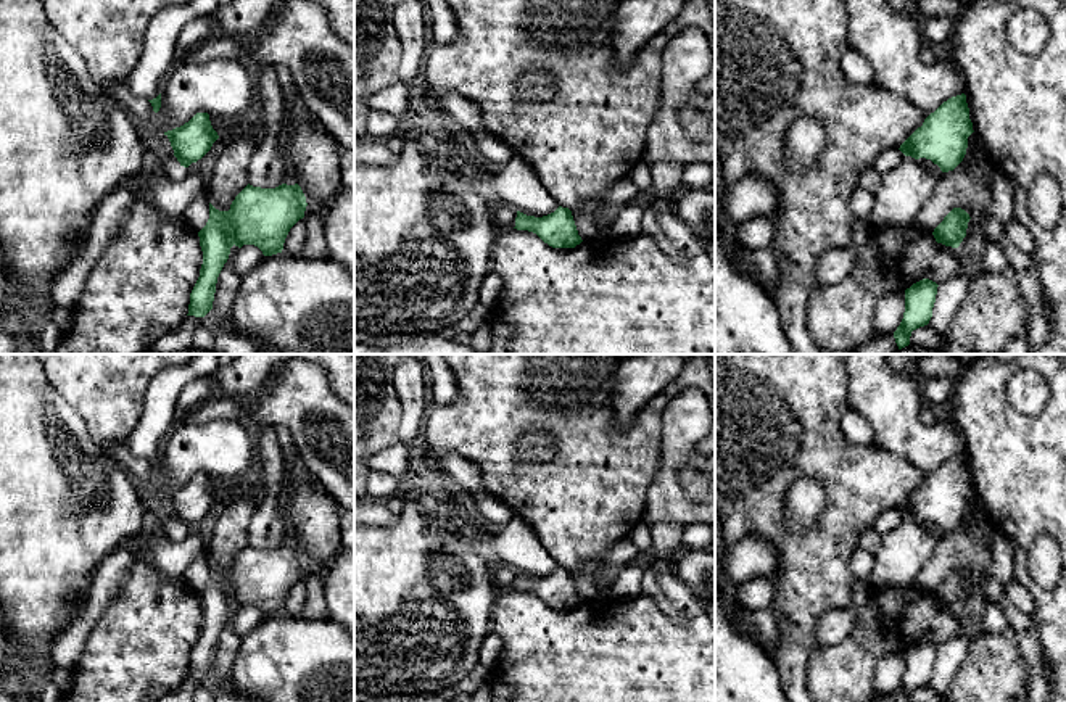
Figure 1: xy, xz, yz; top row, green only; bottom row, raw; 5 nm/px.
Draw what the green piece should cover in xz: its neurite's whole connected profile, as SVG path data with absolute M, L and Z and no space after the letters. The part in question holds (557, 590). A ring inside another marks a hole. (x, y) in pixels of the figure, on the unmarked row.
M562 567L543 578L527 576L517 572L514 589L536 594L552 609L575 609L583 602L578 596L572 572Z

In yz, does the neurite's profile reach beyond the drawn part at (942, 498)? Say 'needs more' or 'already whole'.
already whole

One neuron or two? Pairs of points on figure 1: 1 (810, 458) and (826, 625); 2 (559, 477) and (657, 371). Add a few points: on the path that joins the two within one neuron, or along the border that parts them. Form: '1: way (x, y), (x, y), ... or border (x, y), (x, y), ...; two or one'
1: border (852, 602), (831, 607), (818, 619), (815, 644); two
2: border (611, 380), (612, 422), (623, 430); two

